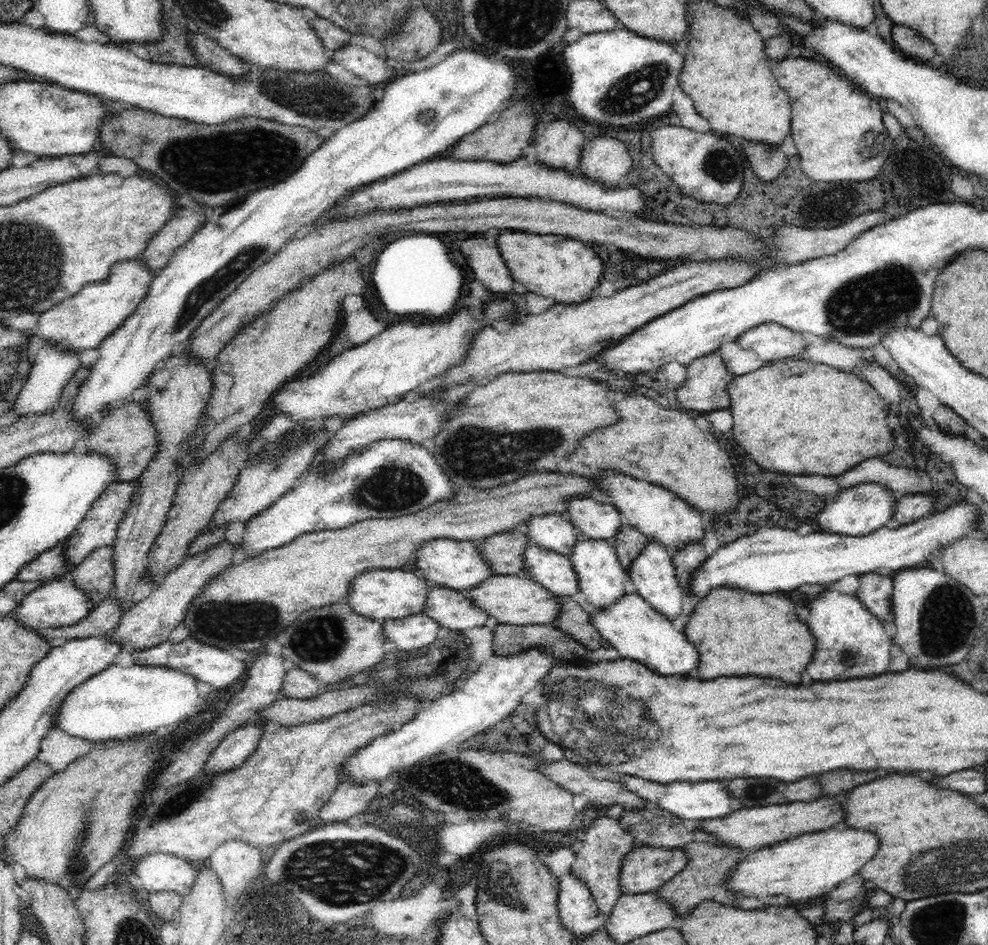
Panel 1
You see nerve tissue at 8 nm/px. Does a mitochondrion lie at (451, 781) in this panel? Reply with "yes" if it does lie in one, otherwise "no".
yes

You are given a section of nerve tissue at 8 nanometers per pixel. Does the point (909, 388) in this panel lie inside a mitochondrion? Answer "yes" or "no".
no

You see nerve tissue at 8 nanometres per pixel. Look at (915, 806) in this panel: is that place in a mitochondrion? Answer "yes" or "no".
no

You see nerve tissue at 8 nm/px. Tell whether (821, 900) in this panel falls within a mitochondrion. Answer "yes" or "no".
no

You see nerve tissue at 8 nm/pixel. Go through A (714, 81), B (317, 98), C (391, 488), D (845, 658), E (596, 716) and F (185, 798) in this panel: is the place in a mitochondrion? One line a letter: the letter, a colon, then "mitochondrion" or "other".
A: other
B: mitochondrion
C: mitochondrion
D: mitochondrion
E: mitochondrion
F: mitochondrion

